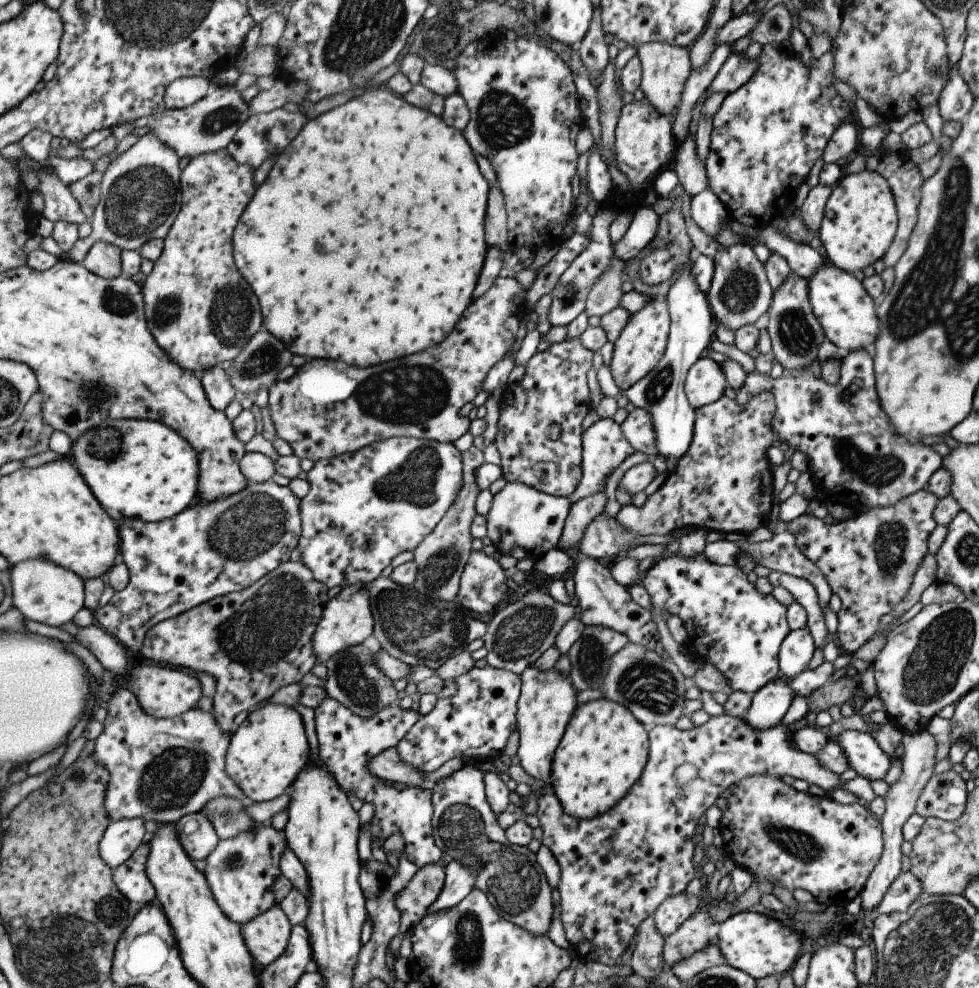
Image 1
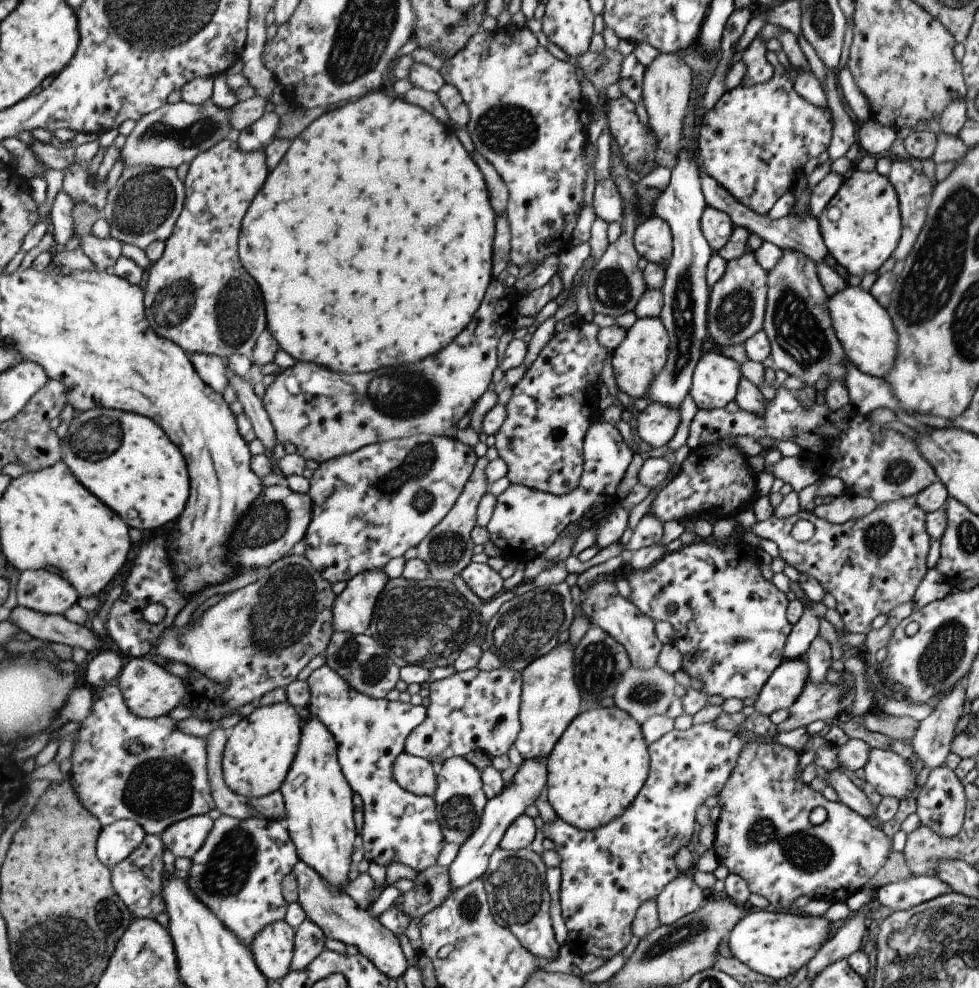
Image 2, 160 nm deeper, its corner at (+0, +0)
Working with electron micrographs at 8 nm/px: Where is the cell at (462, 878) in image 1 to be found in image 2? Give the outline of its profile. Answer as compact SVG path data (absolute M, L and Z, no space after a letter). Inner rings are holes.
M546 758L535 760L525 760L519 764L517 771L513 774L511 781L505 786L497 796L486 800L481 816L479 816L479 826L471 832L471 836L460 845L457 855L447 868L449 886L451 890L459 890L467 886L469 882L477 880L488 868L488 859L491 852L497 848L505 830L509 824L524 813L525 808L535 803L535 798L543 790L546 784Z

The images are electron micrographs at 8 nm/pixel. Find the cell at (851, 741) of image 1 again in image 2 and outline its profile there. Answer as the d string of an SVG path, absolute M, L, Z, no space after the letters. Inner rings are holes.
M869 748L869 758L862 768L865 783L873 787L874 792L879 796L895 798L898 802L904 798L915 798L916 788L921 786L917 784L917 773L911 772L907 762L901 759L901 756L886 750Z

